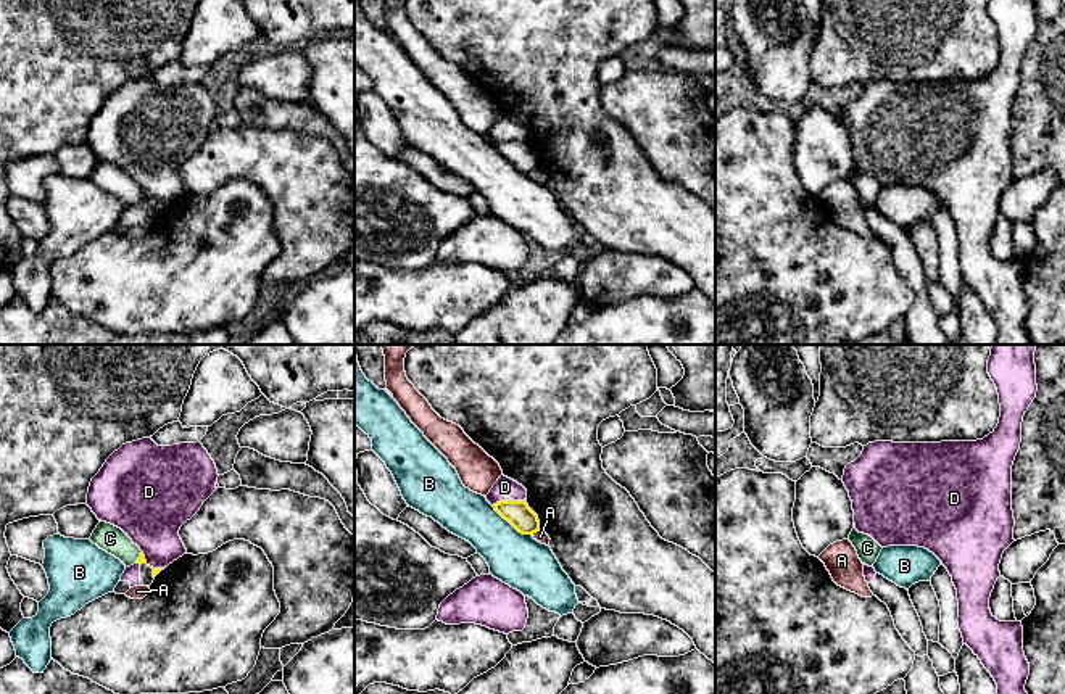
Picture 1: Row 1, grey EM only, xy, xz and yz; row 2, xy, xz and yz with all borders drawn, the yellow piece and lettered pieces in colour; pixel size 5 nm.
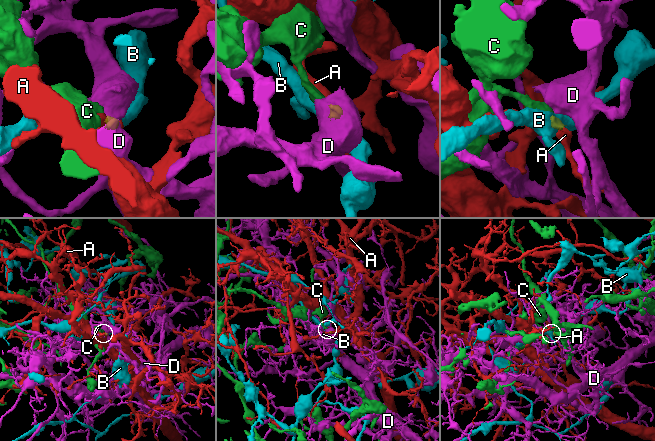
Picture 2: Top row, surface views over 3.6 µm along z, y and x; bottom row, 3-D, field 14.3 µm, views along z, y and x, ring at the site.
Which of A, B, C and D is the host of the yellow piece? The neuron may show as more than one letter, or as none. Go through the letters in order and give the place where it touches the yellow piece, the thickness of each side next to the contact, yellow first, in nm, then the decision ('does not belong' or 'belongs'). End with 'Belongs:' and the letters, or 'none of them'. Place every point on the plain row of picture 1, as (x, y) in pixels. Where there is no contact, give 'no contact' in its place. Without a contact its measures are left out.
A: meets yellow in xz at (535, 171); 130 nm thick on the yellow side, 60 nm on the other; does not belong
B: meets yellow in xz at (511, 163); 130 nm thick on the yellow side, 260 nm on the other; does not belong
C: meets yellow in xy at (139, 197); 40 nm thick on the yellow side, 140 nm on the other; belongs
D: meets yellow in xz at (519, 140); 130 nm thick on the yellow side, 100 nm on the other; does not belong
Belongs: C

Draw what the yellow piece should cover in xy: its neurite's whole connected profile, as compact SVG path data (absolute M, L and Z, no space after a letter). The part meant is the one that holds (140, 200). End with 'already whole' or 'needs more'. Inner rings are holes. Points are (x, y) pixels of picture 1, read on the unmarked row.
M102 161L93 169L90 180L100 188L119 198L126 206L134 203L147 203L143 192L132 179L118 166Z | needs more

